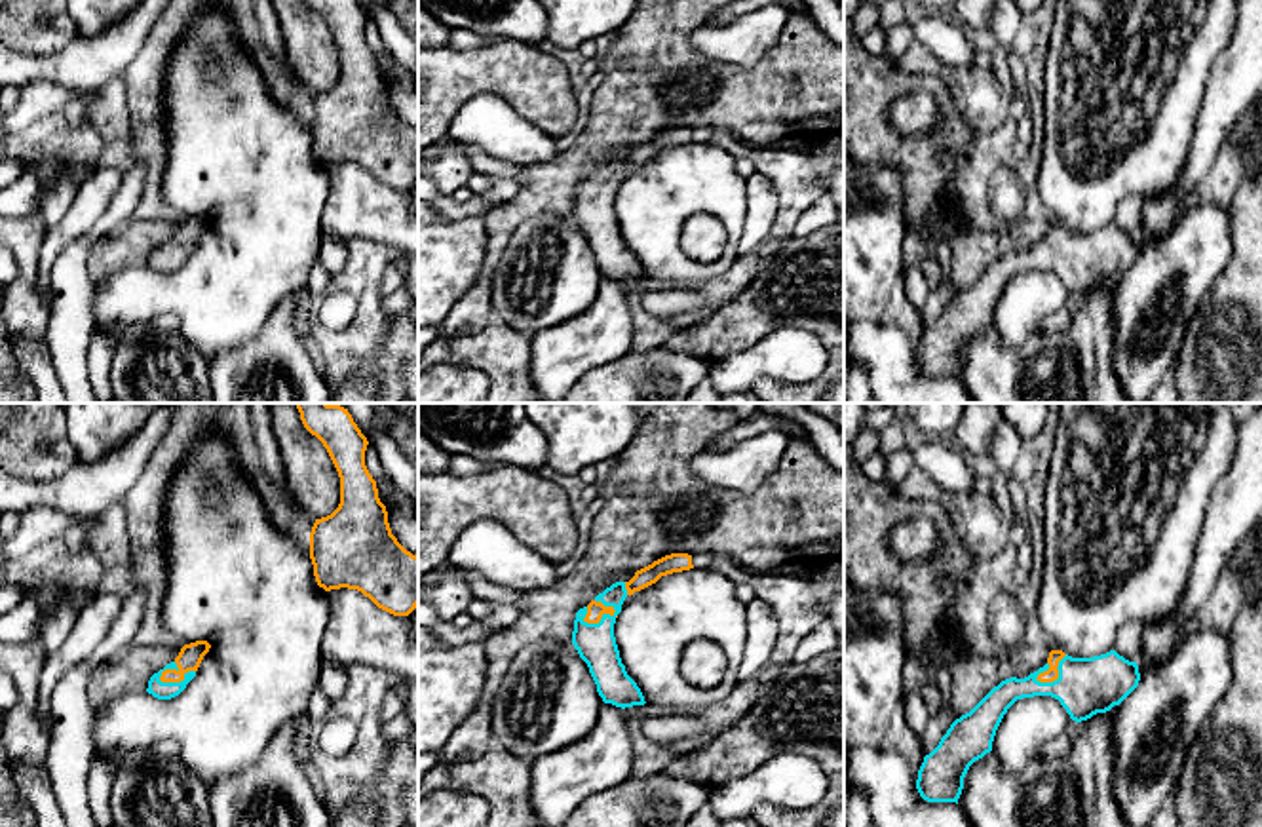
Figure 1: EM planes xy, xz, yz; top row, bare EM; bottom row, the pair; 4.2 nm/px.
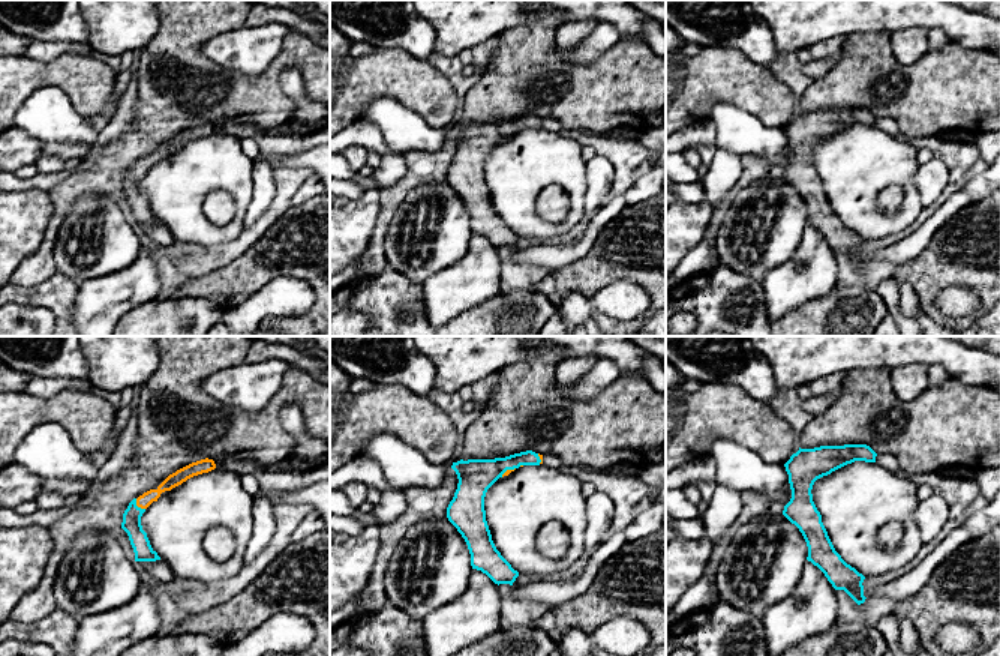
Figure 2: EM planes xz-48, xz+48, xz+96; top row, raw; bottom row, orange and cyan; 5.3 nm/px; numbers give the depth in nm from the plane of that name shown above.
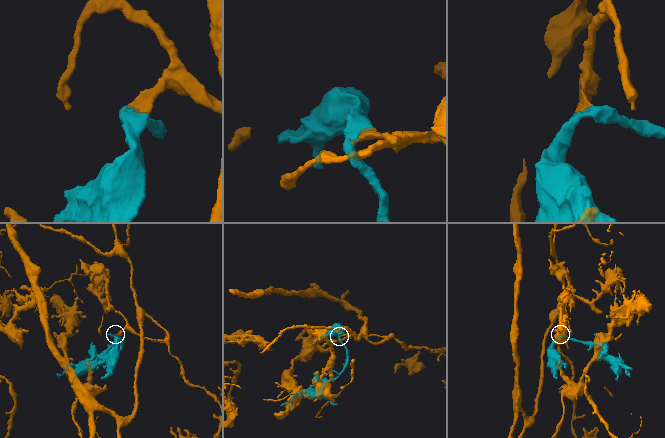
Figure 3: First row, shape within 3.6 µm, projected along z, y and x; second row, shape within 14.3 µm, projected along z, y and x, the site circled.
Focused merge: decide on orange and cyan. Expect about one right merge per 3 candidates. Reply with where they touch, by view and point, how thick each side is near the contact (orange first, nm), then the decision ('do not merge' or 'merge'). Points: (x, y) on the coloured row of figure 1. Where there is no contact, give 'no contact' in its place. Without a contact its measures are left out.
xz (599, 620) | 70/170 nm | merge

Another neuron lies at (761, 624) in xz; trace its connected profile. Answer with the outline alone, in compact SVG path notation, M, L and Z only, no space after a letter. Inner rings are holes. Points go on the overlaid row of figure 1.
M758 599L745 605L745 631L745 652L737 669L737 683L755 679L770 664L779 633L772 606Z

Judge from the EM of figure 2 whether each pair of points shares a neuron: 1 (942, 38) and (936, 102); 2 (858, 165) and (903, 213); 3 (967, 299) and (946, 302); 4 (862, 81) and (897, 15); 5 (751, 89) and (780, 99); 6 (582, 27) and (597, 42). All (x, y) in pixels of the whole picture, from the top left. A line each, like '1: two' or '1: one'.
1: two
2: one
3: one
4: two
5: one
6: two

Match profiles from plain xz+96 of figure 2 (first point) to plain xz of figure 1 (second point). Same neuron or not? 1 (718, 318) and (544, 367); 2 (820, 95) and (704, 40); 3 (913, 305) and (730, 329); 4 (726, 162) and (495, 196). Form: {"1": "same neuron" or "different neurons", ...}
{"1": "different neurons", "2": "different neurons", "3": "different neurons", "4": "same neuron"}

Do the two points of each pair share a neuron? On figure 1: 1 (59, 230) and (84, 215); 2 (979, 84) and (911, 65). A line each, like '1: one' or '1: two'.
1: one
2: one

